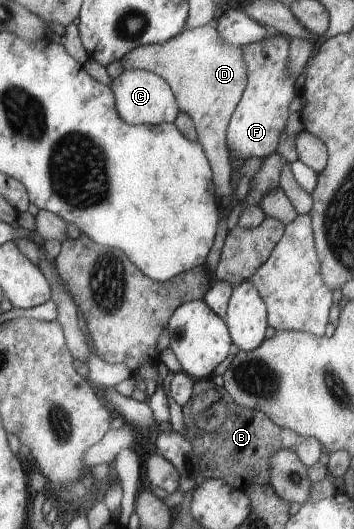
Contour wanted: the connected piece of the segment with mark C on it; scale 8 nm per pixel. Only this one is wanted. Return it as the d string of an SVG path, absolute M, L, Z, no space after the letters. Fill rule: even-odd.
M124 70L119 77L112 80L110 87L117 97L119 116L130 125L174 123L181 113L173 88L159 75L146 70Z

